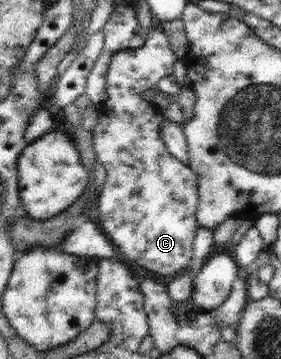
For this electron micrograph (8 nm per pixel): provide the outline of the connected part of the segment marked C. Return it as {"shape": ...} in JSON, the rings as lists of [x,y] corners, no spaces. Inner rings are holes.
{"shape":[[[150,27],[146,34],[144,49],[119,51],[110,61],[106,77],[107,98],[98,106],[98,121],[93,128],[94,154],[107,173],[106,183],[97,198],[100,228],[112,240],[112,244],[123,252],[129,262],[145,268],[147,272],[163,277],[176,277],[192,261],[192,248],[198,229],[196,219],[198,176],[195,171],[178,158],[171,156],[161,139],[163,112],[150,100],[149,88],[156,88],[159,80],[173,73],[177,58],[169,38],[159,28]]]}

